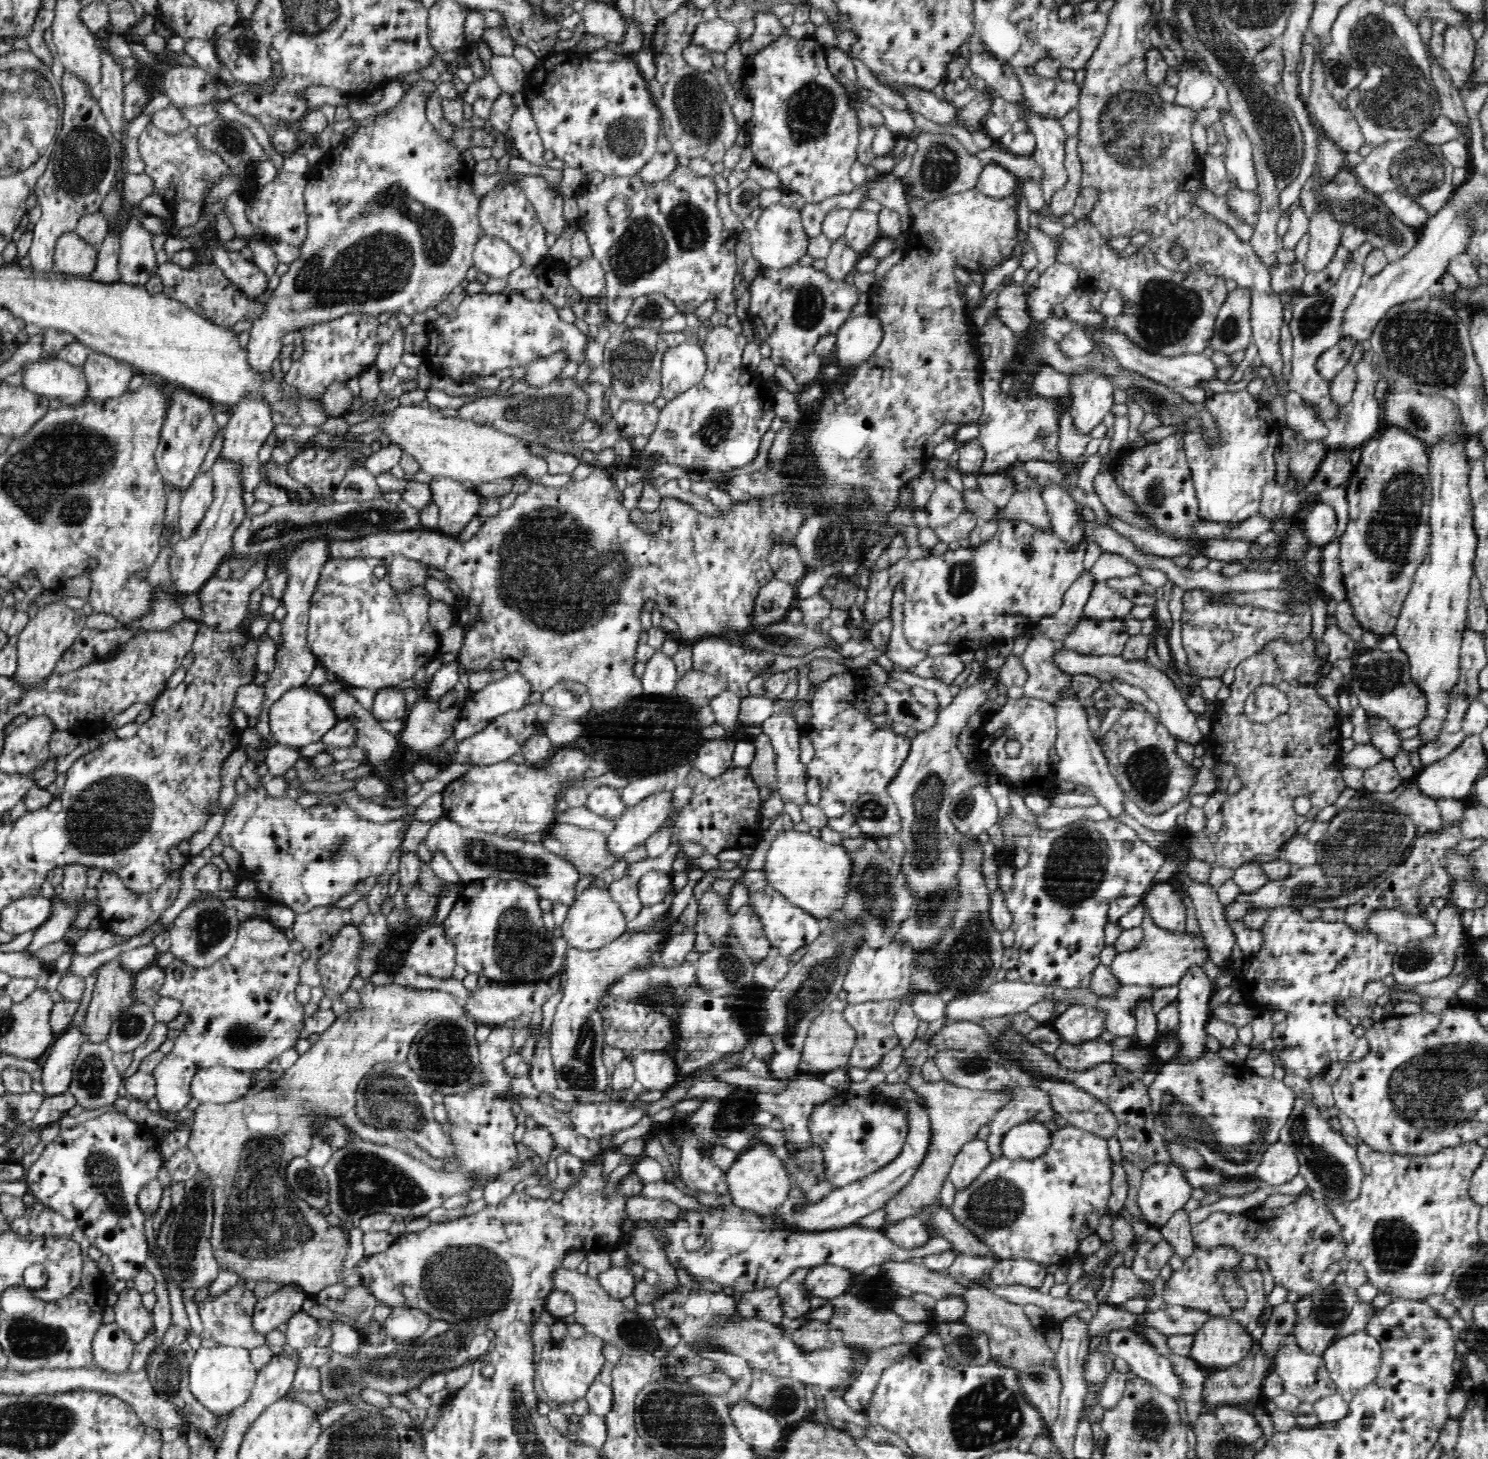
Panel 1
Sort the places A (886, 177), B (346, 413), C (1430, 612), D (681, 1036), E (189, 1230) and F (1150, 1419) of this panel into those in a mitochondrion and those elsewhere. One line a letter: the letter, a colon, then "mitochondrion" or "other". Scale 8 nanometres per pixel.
A: other
B: other
C: other
D: other
E: mitochondrion
F: mitochondrion

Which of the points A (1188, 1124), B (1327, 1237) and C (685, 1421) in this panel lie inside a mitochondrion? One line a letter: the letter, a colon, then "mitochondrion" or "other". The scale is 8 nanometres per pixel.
A: mitochondrion
B: other
C: mitochondrion

